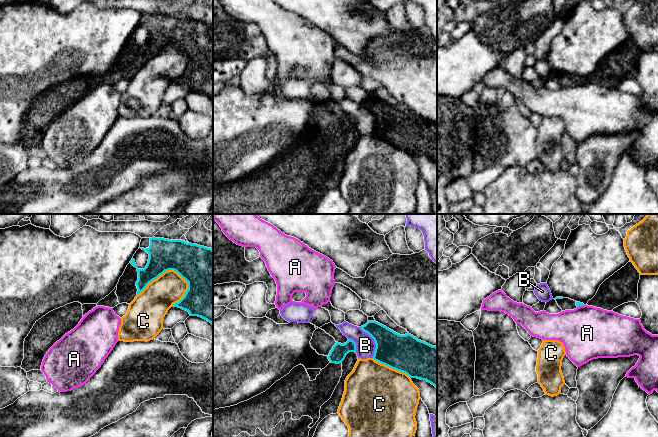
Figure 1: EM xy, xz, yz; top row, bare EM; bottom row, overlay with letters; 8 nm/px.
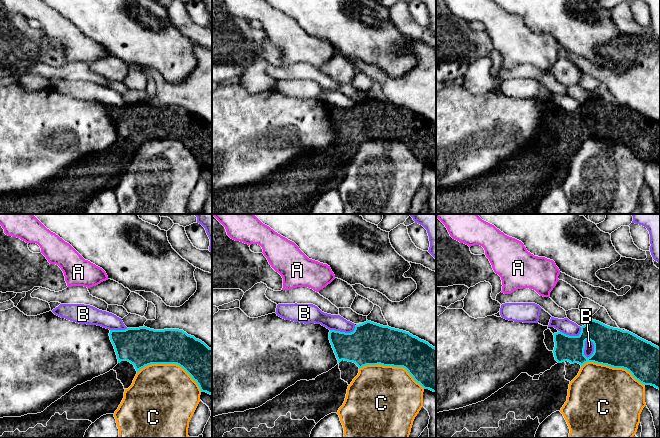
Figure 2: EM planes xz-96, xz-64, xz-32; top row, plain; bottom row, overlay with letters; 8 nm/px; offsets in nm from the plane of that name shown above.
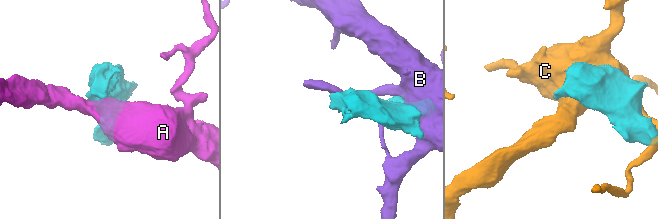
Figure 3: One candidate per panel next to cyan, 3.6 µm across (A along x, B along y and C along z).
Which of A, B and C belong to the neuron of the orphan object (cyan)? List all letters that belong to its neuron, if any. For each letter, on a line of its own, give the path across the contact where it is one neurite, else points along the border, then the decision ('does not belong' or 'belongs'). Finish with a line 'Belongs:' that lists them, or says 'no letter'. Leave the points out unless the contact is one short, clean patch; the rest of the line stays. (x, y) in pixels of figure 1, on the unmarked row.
A: border yz (584, 81), (577, 83); does not belong
B: does not belong
C: does not belong
Belongs: no letter

